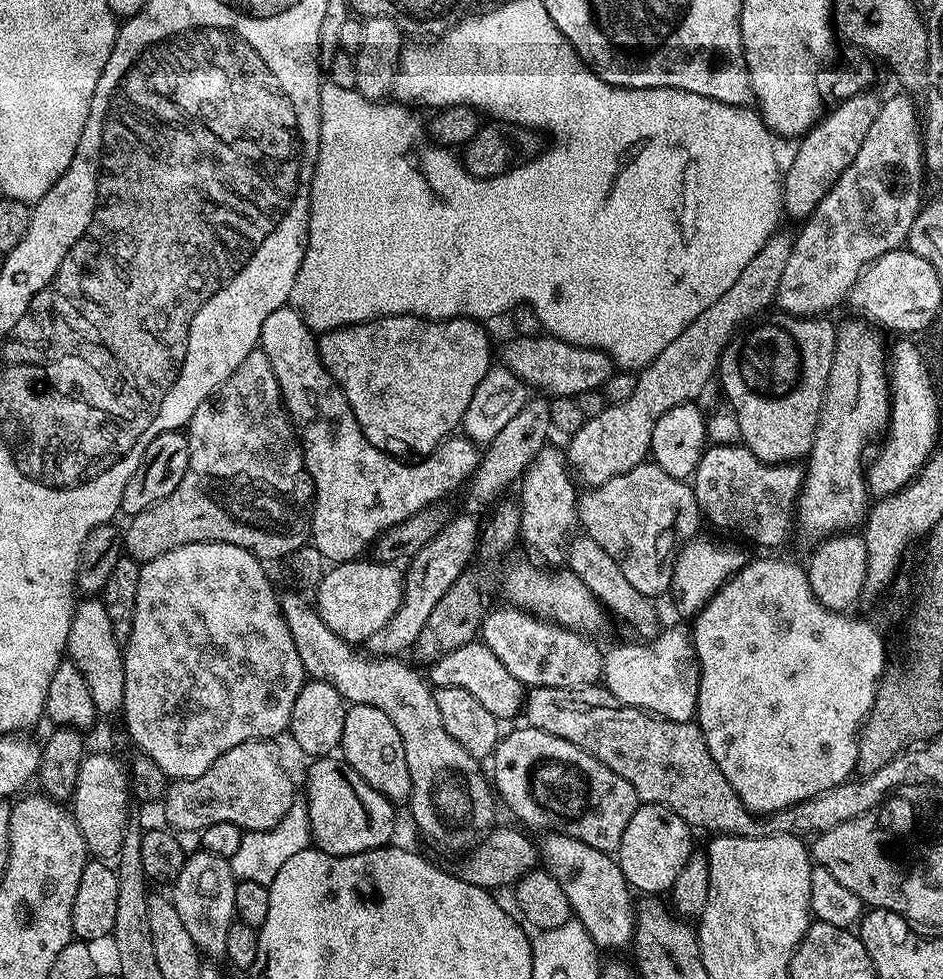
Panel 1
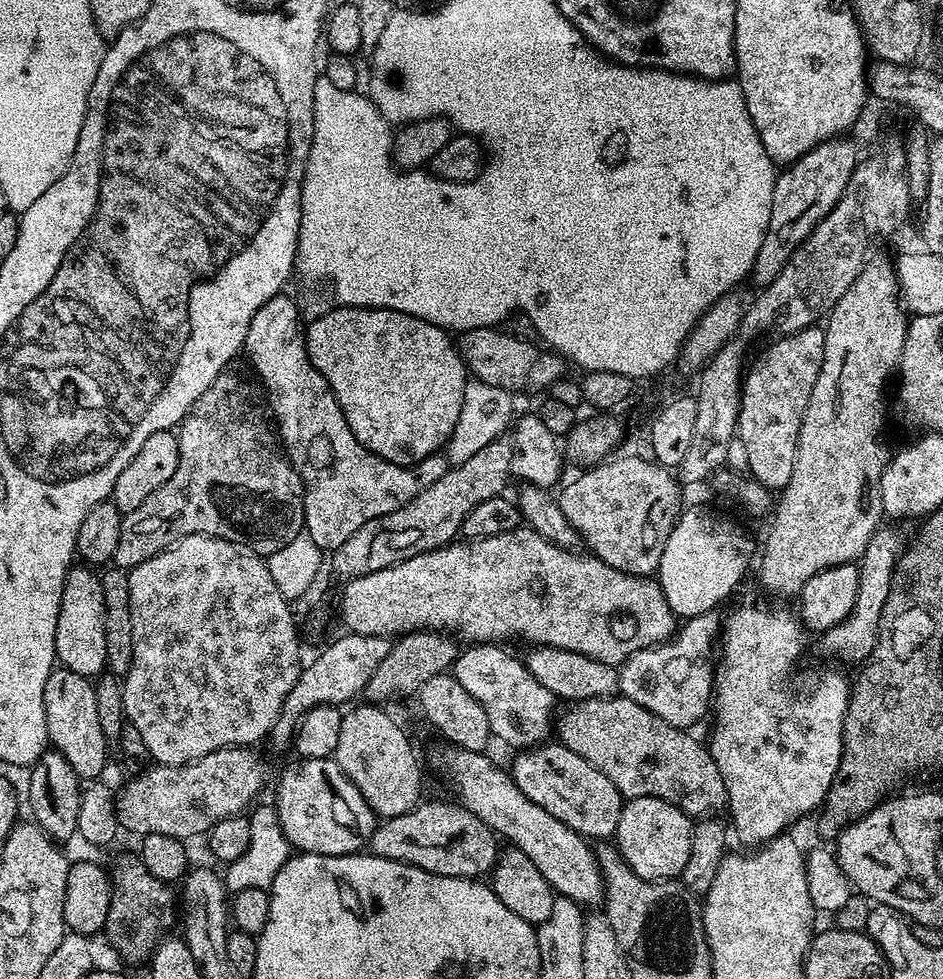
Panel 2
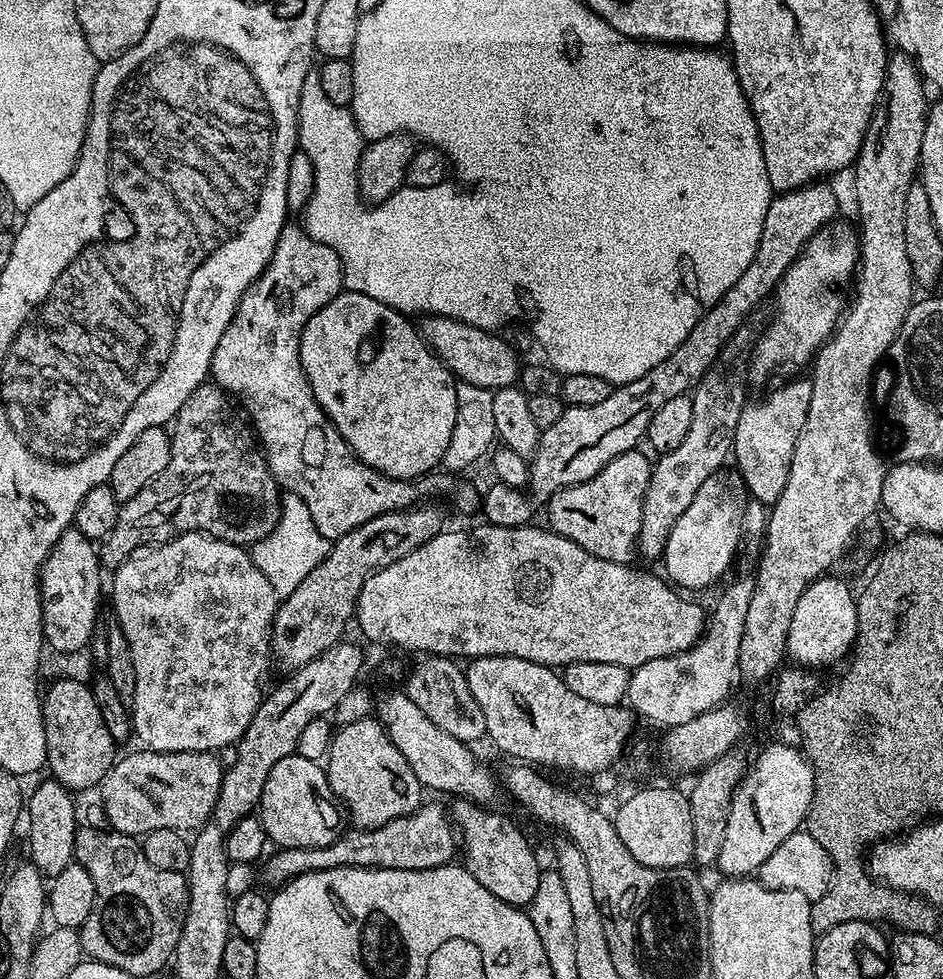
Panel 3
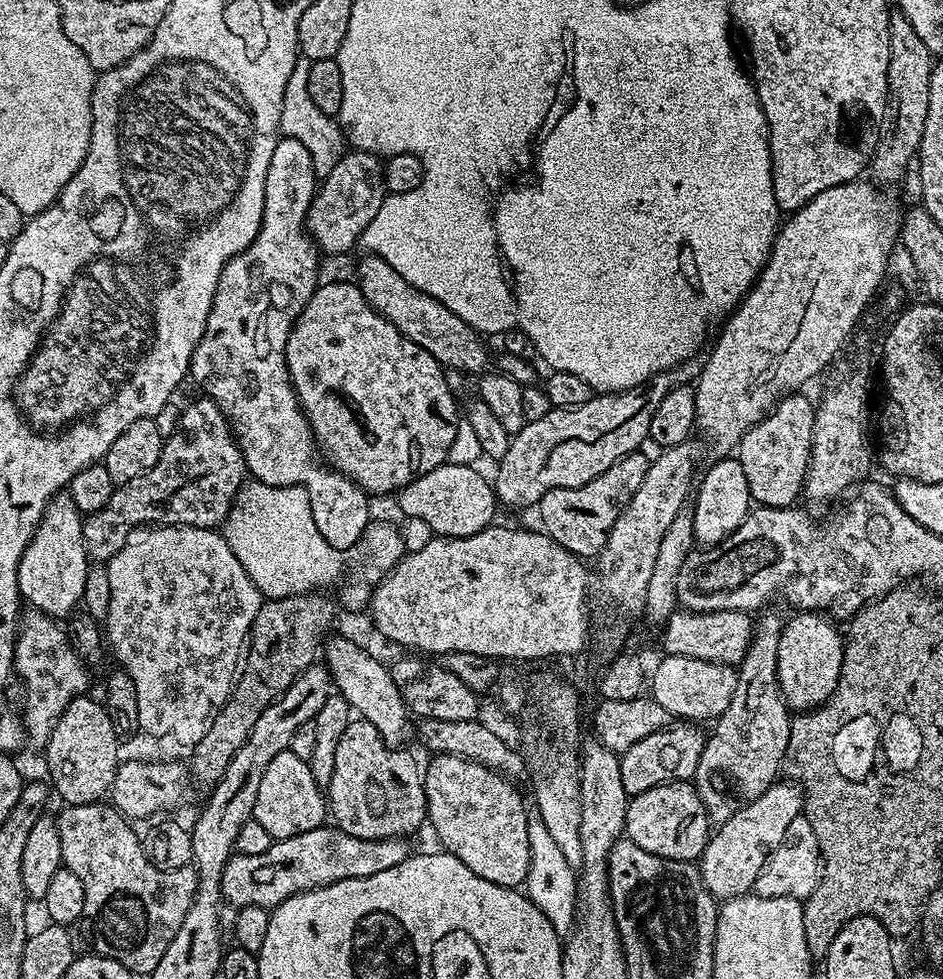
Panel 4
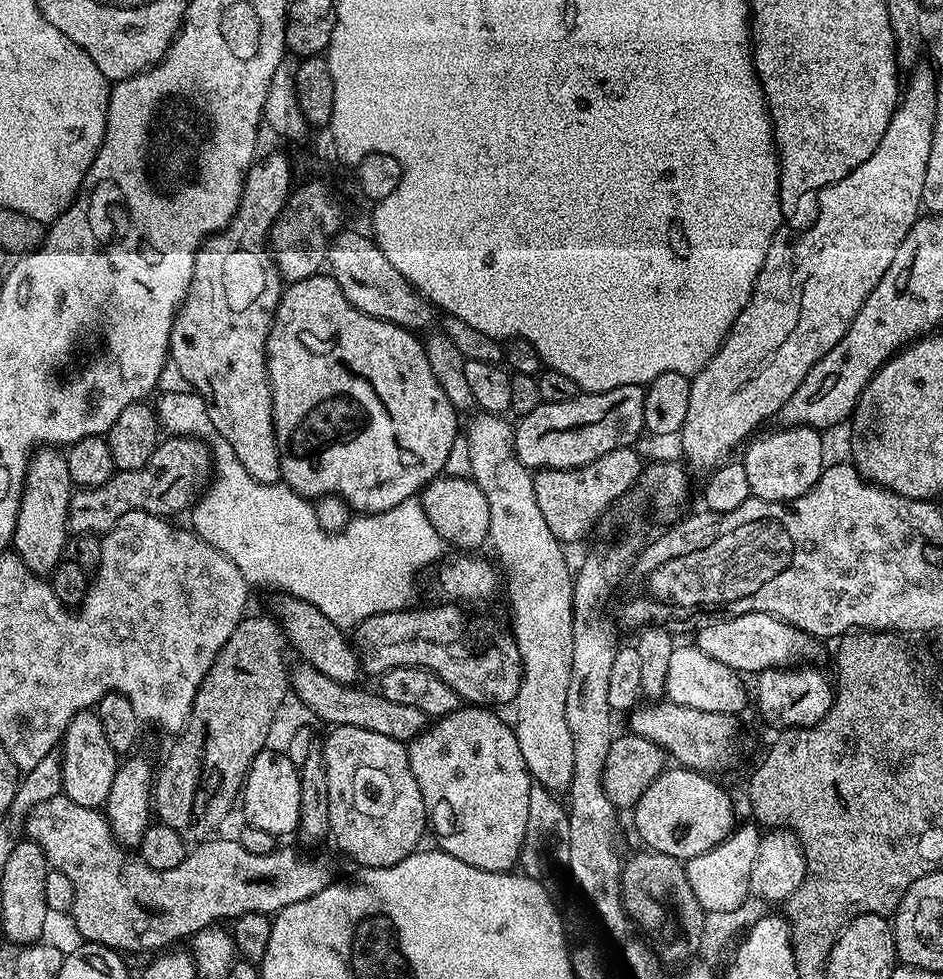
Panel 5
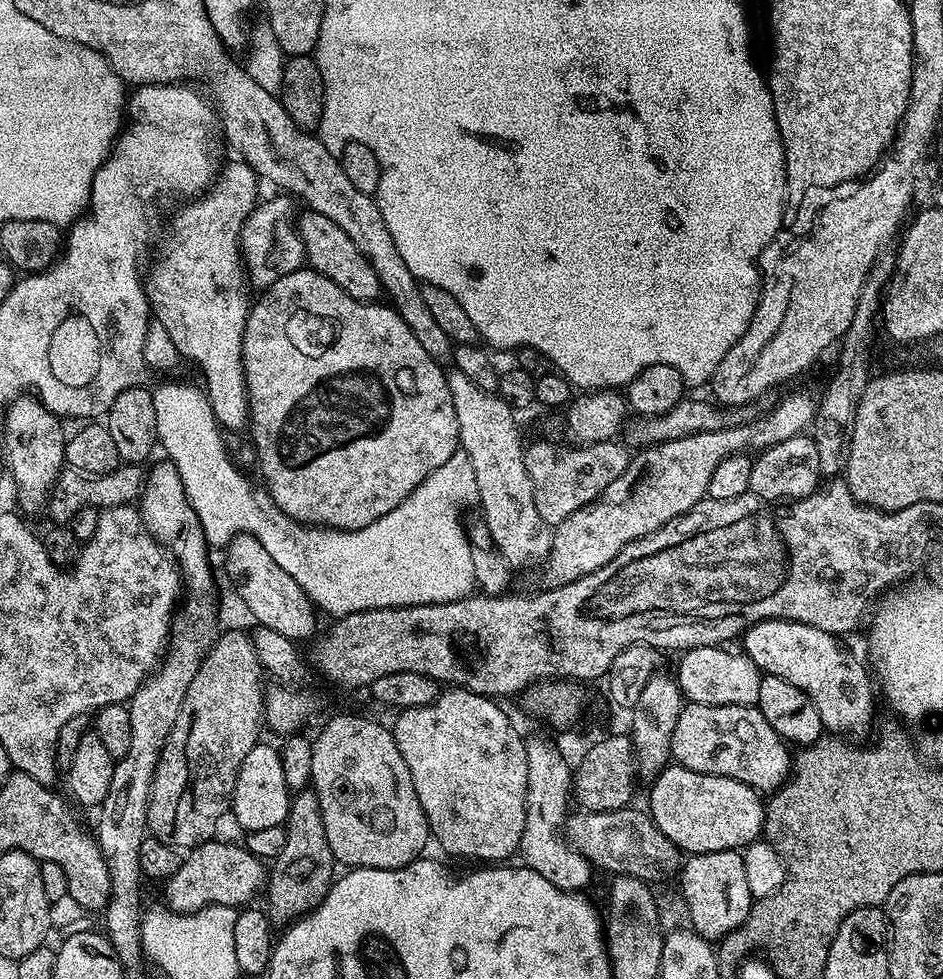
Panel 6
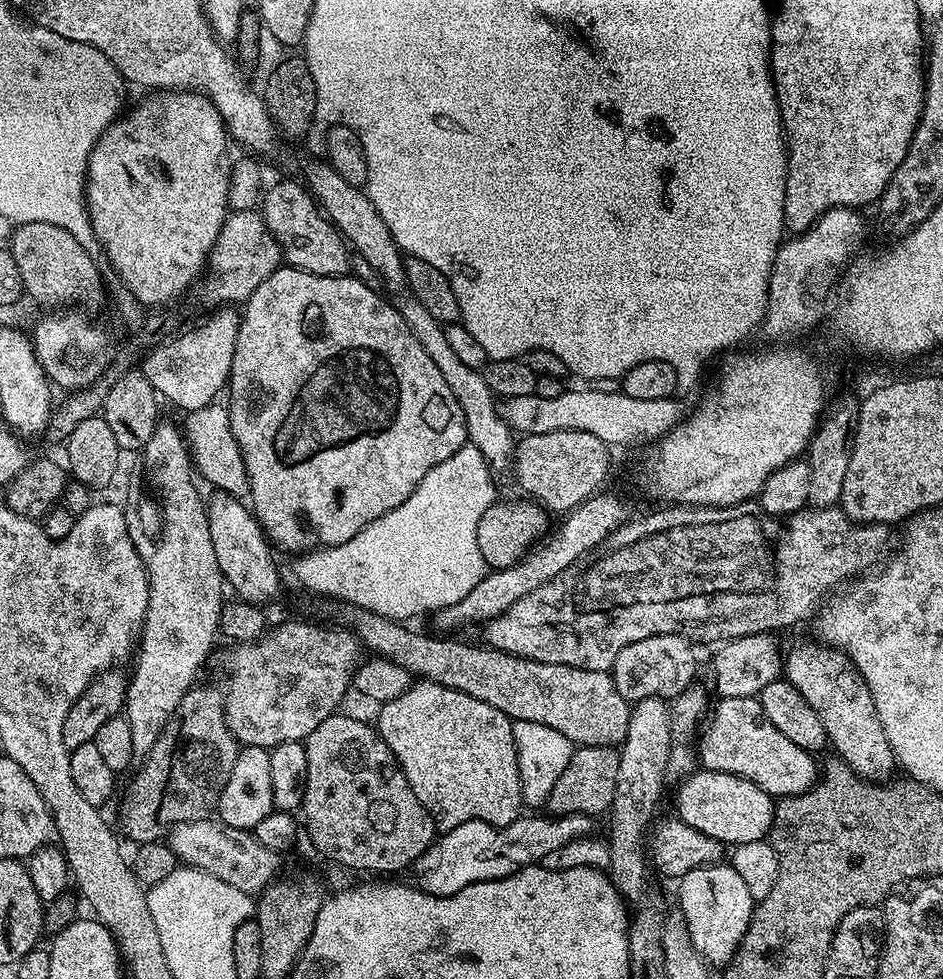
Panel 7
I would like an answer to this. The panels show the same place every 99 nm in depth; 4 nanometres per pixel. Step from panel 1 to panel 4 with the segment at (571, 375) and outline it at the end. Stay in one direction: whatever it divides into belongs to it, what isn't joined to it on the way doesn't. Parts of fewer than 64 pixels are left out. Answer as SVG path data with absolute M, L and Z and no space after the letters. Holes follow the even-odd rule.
M362 256L356 268L355 283L360 285L366 302L370 302L370 306L386 317L403 336L422 346L422 350L429 352L445 370L453 368L456 372L480 374L489 367L490 356L488 360L488 348L484 345L485 337L481 333L462 322L454 310L446 310L446 306L430 298L430 294L410 286L406 278L402 278L402 274L398 274L398 270L394 270L381 256Z

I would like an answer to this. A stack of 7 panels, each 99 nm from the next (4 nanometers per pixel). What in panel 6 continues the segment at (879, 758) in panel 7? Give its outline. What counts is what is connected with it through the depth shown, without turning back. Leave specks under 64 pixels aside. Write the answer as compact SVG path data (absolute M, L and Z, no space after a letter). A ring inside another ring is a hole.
M763 620L753 624L747 632L743 633L742 651L756 663L761 673L777 676L790 686L798 686L814 702L818 710L818 718L823 722L829 733L839 734L845 738L860 738L872 728L872 711L876 704L872 701L872 688L874 692L874 680L869 669L860 665L860 660L852 652L847 652L839 644L837 637L826 630L818 630L818 626L806 626L797 620Z

